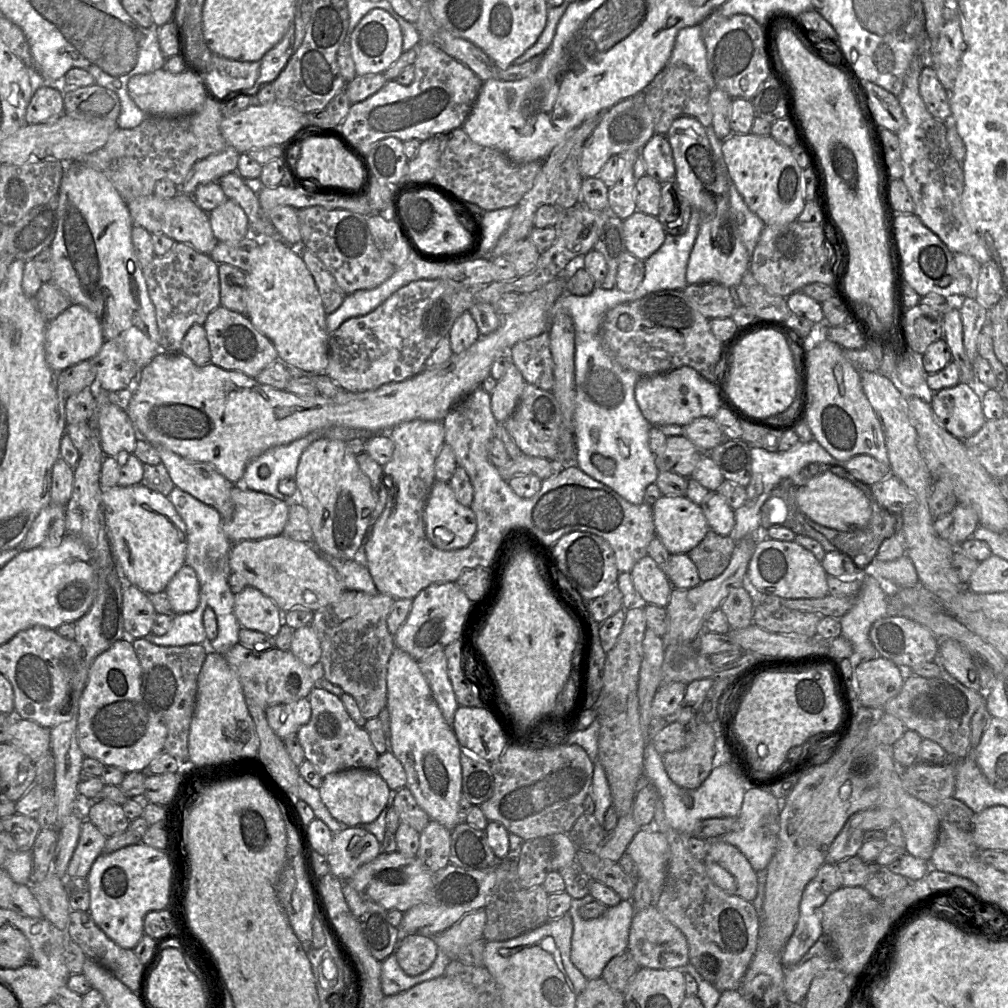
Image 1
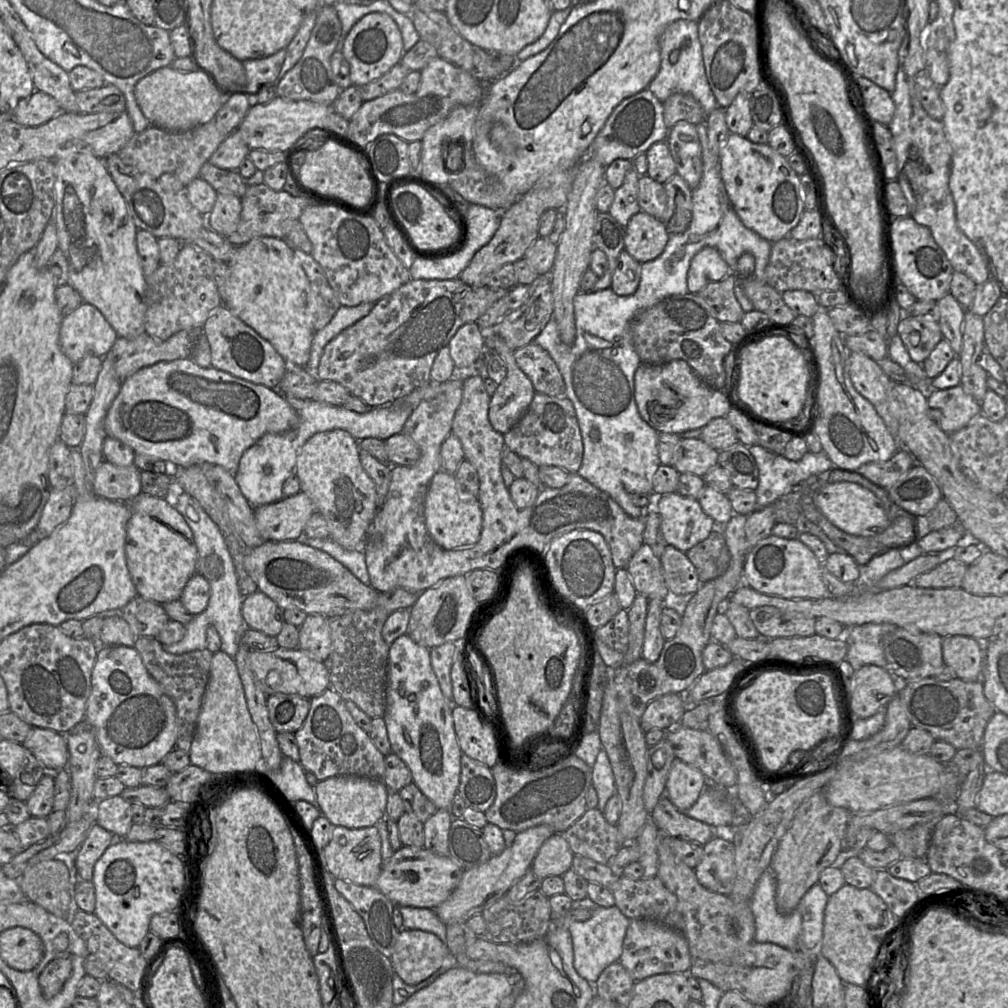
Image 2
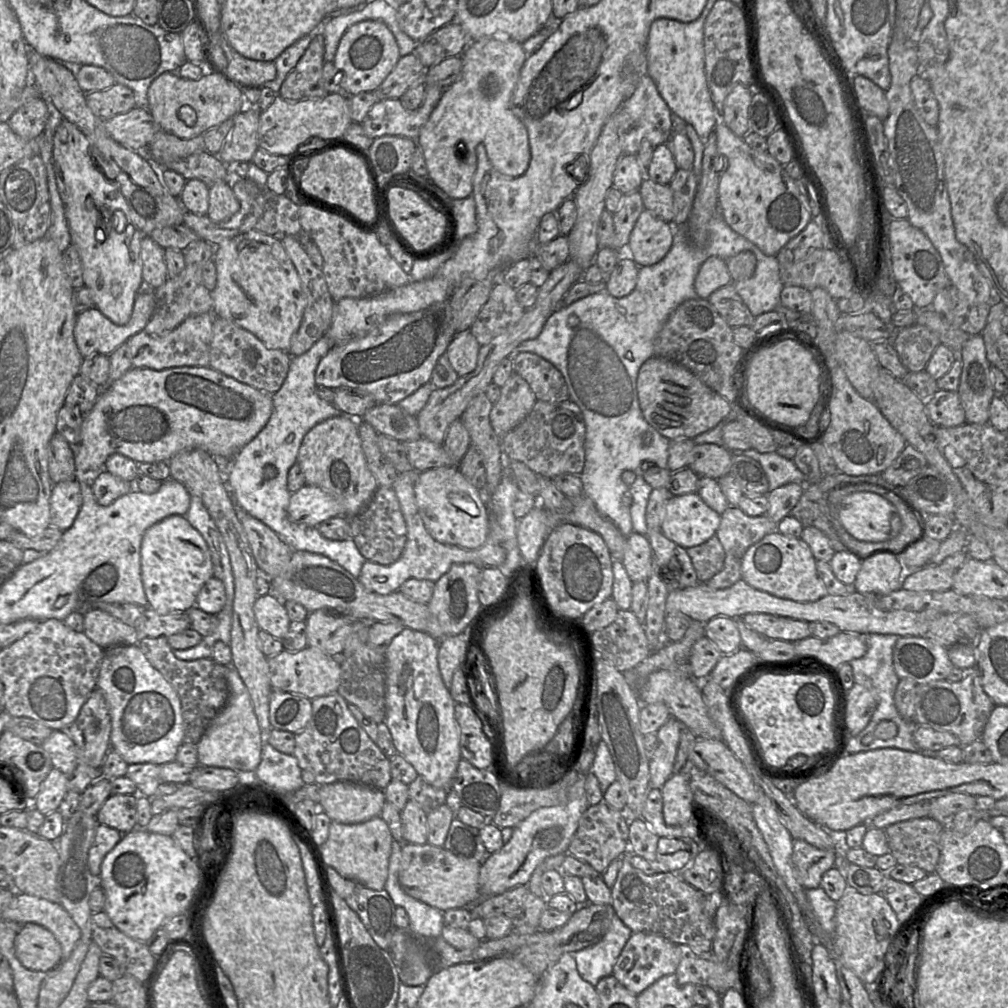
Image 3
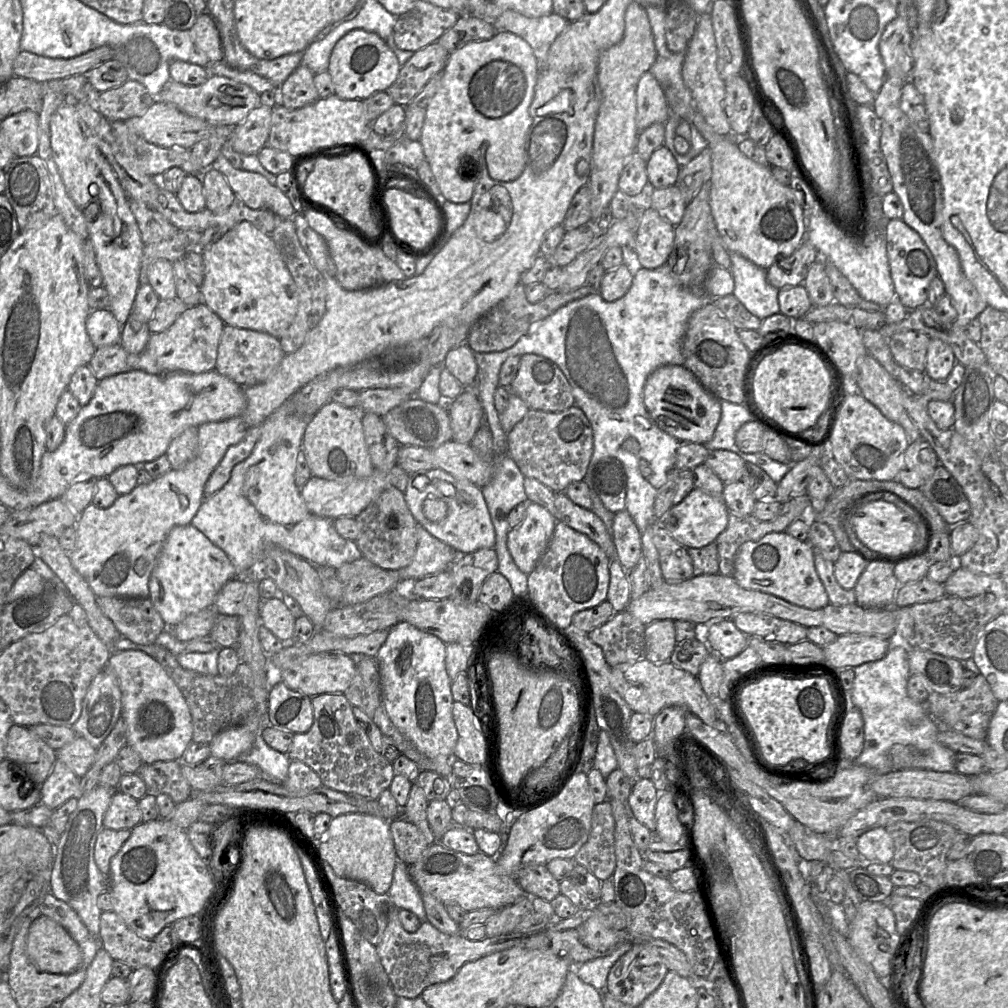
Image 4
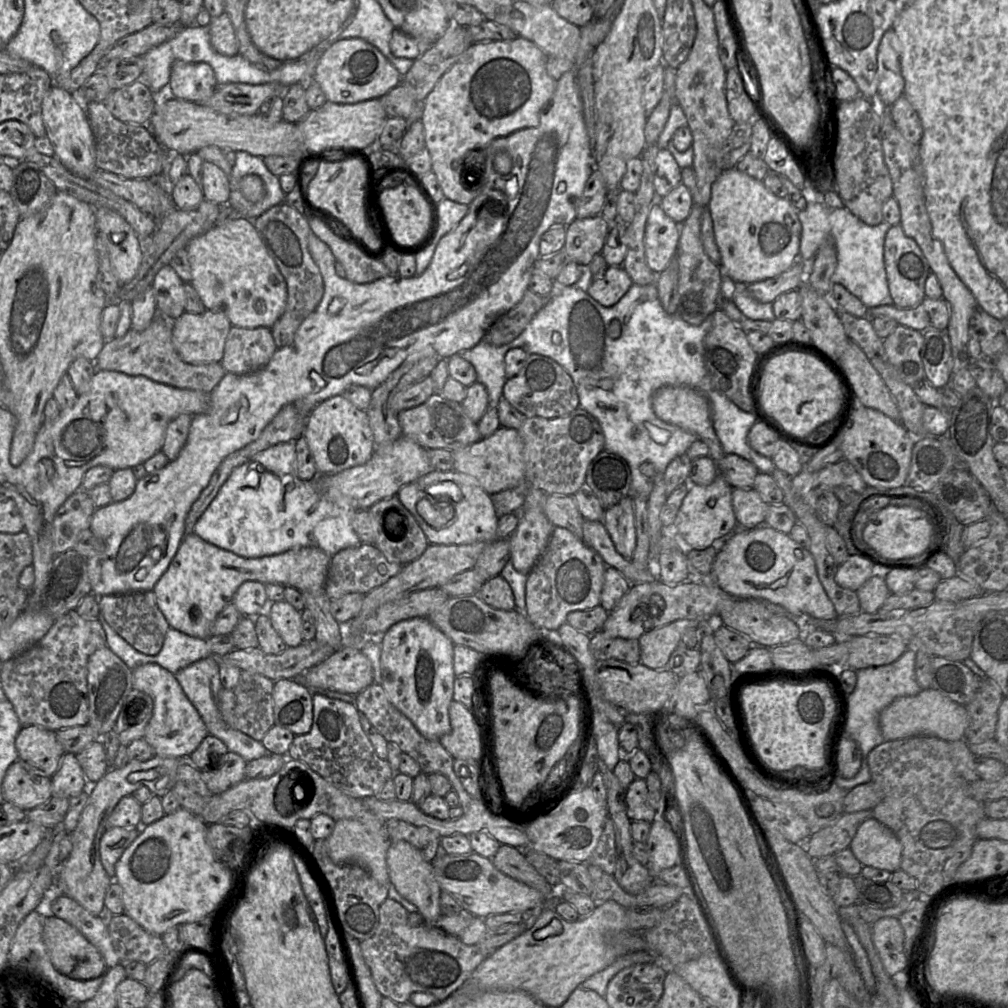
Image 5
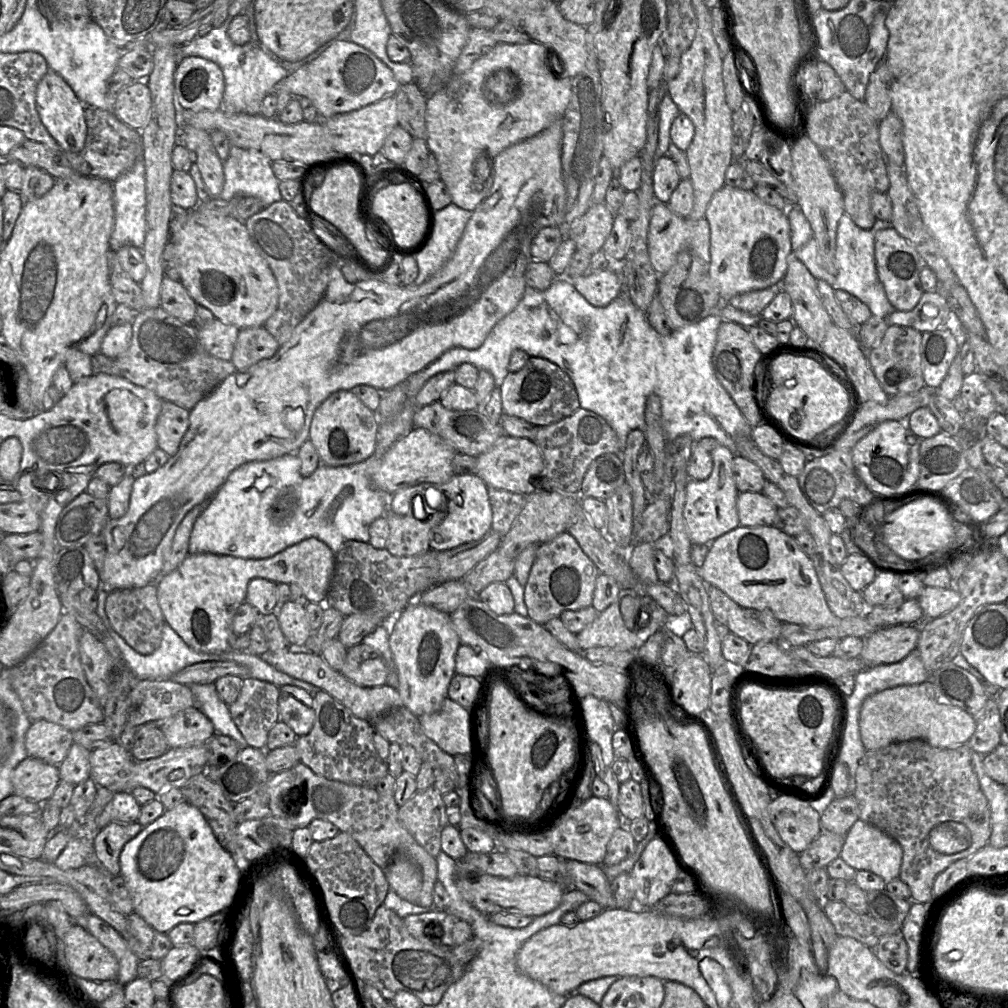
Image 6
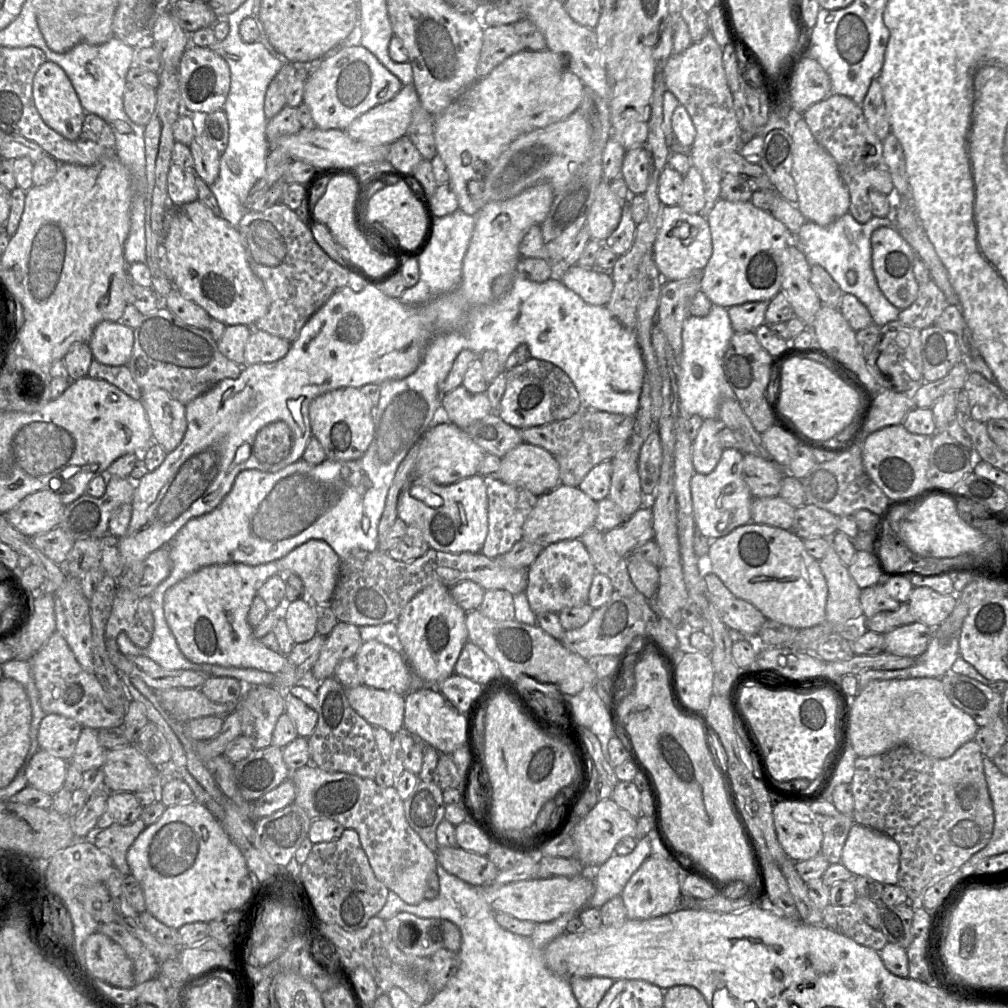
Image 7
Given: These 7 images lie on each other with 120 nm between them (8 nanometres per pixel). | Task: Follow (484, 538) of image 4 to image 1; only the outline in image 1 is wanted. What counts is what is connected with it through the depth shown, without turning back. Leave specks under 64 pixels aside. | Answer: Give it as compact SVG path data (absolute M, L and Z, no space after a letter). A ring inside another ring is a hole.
M435 481L424 508L424 527L431 543L441 550L466 547L477 530L476 515L469 506L459 503L449 482Z

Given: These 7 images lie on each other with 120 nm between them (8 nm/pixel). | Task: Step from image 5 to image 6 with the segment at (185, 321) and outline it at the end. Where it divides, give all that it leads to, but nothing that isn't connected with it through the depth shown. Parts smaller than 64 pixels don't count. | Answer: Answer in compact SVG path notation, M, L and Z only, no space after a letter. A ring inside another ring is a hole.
M213 319L198 327L198 338L207 353L216 358L231 361L240 329Z

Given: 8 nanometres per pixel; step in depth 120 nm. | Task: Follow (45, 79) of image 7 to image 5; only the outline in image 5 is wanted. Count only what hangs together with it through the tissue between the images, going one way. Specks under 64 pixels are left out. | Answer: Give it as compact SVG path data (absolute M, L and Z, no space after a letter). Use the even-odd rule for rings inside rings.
M52 84L43 97L41 110L46 136L54 156L74 175L89 178L97 169L95 141L83 103L78 103L69 92Z

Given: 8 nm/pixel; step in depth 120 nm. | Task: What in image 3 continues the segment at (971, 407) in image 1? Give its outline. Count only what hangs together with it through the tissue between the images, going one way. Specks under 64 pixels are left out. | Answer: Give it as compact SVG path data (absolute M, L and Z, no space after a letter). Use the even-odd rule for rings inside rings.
M939 389L925 401L925 410L935 426L956 427L966 423L965 412L957 391Z

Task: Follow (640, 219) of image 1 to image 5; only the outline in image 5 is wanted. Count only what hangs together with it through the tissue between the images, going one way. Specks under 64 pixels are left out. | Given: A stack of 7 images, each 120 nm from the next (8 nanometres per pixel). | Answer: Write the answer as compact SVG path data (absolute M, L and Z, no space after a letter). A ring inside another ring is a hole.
M659 204L650 208L647 218L644 248L648 266L656 274L664 271L675 256L681 224L670 218Z

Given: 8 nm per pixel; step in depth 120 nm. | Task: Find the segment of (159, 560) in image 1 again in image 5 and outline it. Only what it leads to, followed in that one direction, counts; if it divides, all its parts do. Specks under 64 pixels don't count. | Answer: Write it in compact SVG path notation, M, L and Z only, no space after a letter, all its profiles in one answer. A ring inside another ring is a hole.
M194 532L185 534L166 572L153 588L156 603L170 628L189 636L207 639L218 613L229 603L238 587L247 580L291 586L299 591L323 590L330 555L317 547L303 546L279 554L245 558L219 548Z

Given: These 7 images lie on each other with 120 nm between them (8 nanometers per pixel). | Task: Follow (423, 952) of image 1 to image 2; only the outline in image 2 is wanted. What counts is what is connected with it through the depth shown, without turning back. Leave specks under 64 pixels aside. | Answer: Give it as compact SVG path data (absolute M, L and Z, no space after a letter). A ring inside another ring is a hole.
M399 930L390 957L393 970L402 981L414 986L429 978L449 953L435 934L422 930Z

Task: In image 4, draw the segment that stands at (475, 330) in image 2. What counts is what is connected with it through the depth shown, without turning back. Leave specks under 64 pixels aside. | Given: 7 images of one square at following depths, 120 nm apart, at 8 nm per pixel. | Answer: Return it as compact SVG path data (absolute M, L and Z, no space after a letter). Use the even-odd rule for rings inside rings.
M467 342L448 351L443 366L464 387L474 386L477 377L477 363L474 352Z

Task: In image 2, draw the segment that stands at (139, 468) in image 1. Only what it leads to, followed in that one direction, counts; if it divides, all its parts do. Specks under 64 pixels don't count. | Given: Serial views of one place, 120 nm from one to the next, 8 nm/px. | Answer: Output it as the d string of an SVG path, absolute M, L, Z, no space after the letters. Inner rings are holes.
M104 460L97 469L93 492L102 498L129 501L141 493L141 471L135 465L120 467Z

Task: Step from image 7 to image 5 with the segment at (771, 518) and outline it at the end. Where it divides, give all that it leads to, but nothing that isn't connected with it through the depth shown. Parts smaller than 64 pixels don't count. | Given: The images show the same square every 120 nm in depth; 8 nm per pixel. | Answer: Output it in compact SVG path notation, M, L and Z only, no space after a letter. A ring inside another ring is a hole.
M733 488L732 508L739 527L752 529L764 525L767 507L754 488Z

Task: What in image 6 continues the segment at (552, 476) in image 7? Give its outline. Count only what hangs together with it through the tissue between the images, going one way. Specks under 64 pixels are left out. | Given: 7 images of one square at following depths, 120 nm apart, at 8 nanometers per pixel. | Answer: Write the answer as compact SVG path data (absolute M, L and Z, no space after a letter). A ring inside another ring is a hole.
M503 434L487 451L476 458L476 475L488 487L522 495L529 495L535 492L534 481L542 477L544 470L541 451L532 440L517 438L507 434Z

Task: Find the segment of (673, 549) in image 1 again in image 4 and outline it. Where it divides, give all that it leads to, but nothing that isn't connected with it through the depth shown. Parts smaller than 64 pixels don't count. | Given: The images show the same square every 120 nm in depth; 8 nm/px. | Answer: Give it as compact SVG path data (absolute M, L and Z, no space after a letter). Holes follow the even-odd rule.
M695 487L679 504L673 505L661 522L667 532L682 546L702 548L716 541L726 529L729 511L722 497L714 497Z

